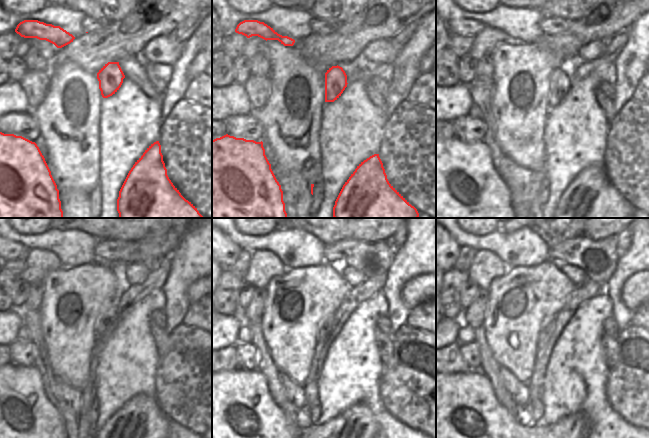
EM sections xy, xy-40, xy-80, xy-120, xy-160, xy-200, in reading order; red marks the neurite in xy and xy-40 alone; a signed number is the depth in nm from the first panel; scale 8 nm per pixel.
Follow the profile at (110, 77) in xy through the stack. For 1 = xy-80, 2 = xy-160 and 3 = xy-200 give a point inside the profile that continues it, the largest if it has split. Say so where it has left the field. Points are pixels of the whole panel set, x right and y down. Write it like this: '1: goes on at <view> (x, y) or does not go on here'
1: goes on at xy-80 (561, 80)
2: goes on at xy-160 (331, 326)
3: goes on at xy-200 (550, 334)

